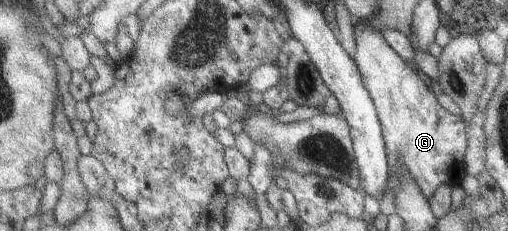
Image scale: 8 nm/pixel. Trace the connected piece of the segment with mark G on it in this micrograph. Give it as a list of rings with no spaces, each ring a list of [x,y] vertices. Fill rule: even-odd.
[[[359,21],[354,27],[354,34],[356,40],[354,59],[380,114],[391,170],[396,170],[401,165],[407,167],[428,199],[442,184],[460,186],[461,180],[467,173],[464,161],[465,153],[468,150],[467,122],[460,116],[451,114],[449,110],[439,104],[435,92],[417,74],[417,67],[397,54],[397,51],[384,37],[383,30],[380,31],[365,21]]]

